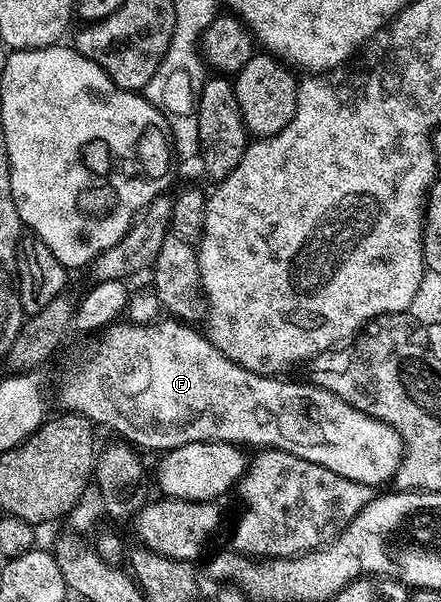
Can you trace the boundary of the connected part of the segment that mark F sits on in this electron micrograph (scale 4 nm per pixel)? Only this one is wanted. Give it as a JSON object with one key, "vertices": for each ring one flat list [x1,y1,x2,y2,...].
{"vertices":[[158,320,149,325,125,324,126,326,122,326,123,324,115,324,101,331,97,335,98,343,63,376,62,387,58,390,58,398,62,401,61,409,72,414,80,414,84,418,89,418,91,423,97,424,99,427,102,425,107,426,110,430,115,430,118,433,115,435,119,439,125,440,135,447,141,448,143,451,158,450,157,452,165,452,180,448,184,444,192,444,193,442,233,442,239,448,254,446,253,448,283,450,300,460,308,460,312,464,320,464,324,468,328,468,348,480,359,482,365,486,378,488,381,487,381,482,389,483,393,479,395,472,398,471,398,465,402,462,402,441,398,433,391,426,384,424,380,420,376,420,372,416,368,416,364,412,360,412,356,408,352,408,347,402,340,400,340,396,336,396,319,386,311,386,309,381,281,382,283,379,278,376,248,372,248,368,240,368,240,364,228,360,228,356,224,356,224,352,220,352,207,340,205,333,198,331,197,334,192,327,186,326,190,324,187,324,185,321,162,321]]}

